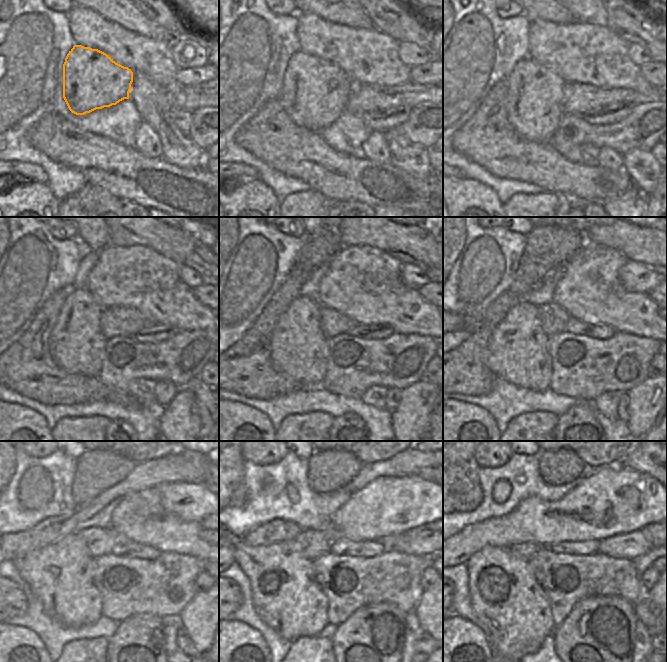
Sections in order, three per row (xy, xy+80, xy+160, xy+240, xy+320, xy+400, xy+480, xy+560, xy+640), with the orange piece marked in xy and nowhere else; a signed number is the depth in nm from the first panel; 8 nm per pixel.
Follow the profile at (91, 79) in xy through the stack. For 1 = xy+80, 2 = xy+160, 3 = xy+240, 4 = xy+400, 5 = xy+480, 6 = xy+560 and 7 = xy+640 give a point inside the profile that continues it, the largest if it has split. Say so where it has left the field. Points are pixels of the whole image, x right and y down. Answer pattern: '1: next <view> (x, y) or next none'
1: next xy+80 (314, 92)
2: next xy+160 (535, 93)
3: next xy+240 (77, 345)
4: next xy+400 (517, 352)
5: next xy+480 (60, 575)
6: next xy+560 (286, 597)
7: next xy+640 (505, 596)

